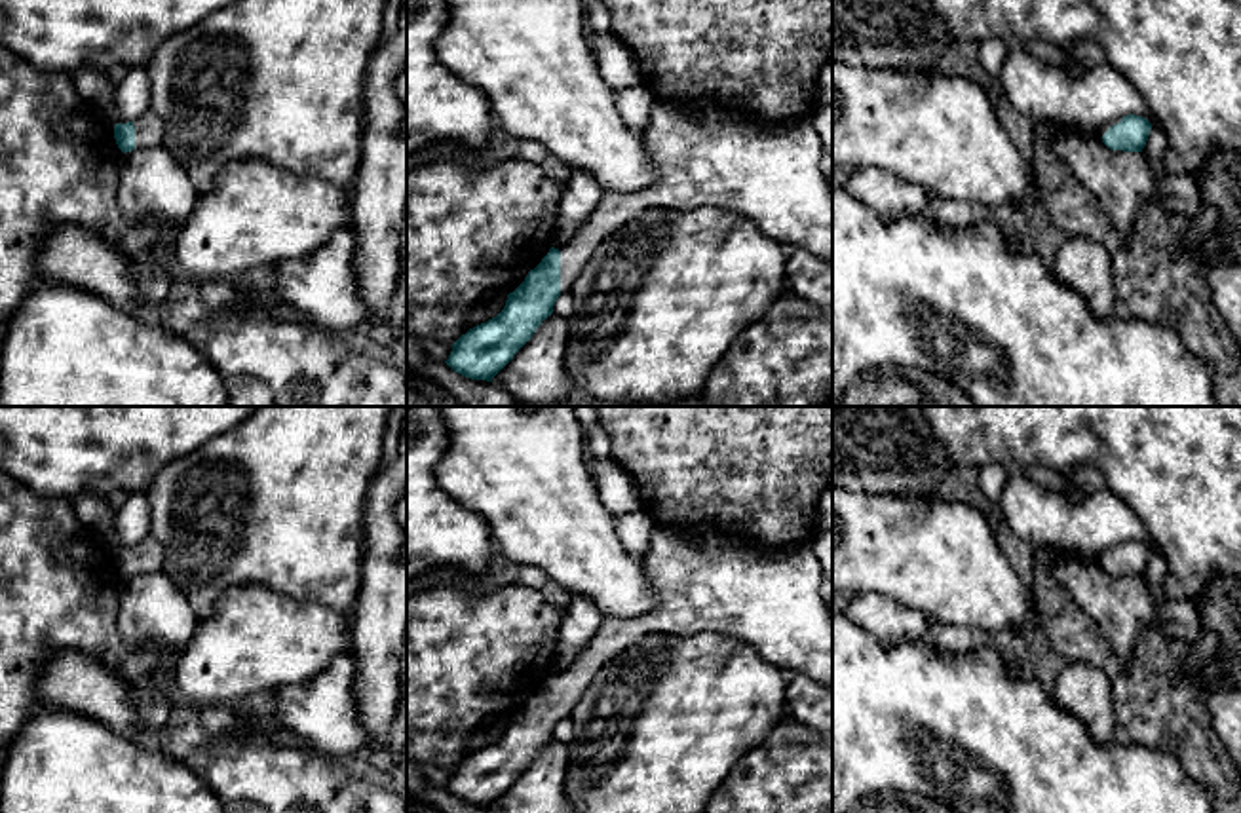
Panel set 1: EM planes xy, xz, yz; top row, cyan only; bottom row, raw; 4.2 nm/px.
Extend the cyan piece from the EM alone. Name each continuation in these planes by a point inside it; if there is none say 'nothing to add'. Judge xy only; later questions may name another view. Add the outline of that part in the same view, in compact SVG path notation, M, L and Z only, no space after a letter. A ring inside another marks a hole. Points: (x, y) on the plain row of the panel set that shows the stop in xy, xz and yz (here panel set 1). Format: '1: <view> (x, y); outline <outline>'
1: xy (149, 555); outline M146 536L135 547L135 576L162 572L165 551L154 536Z

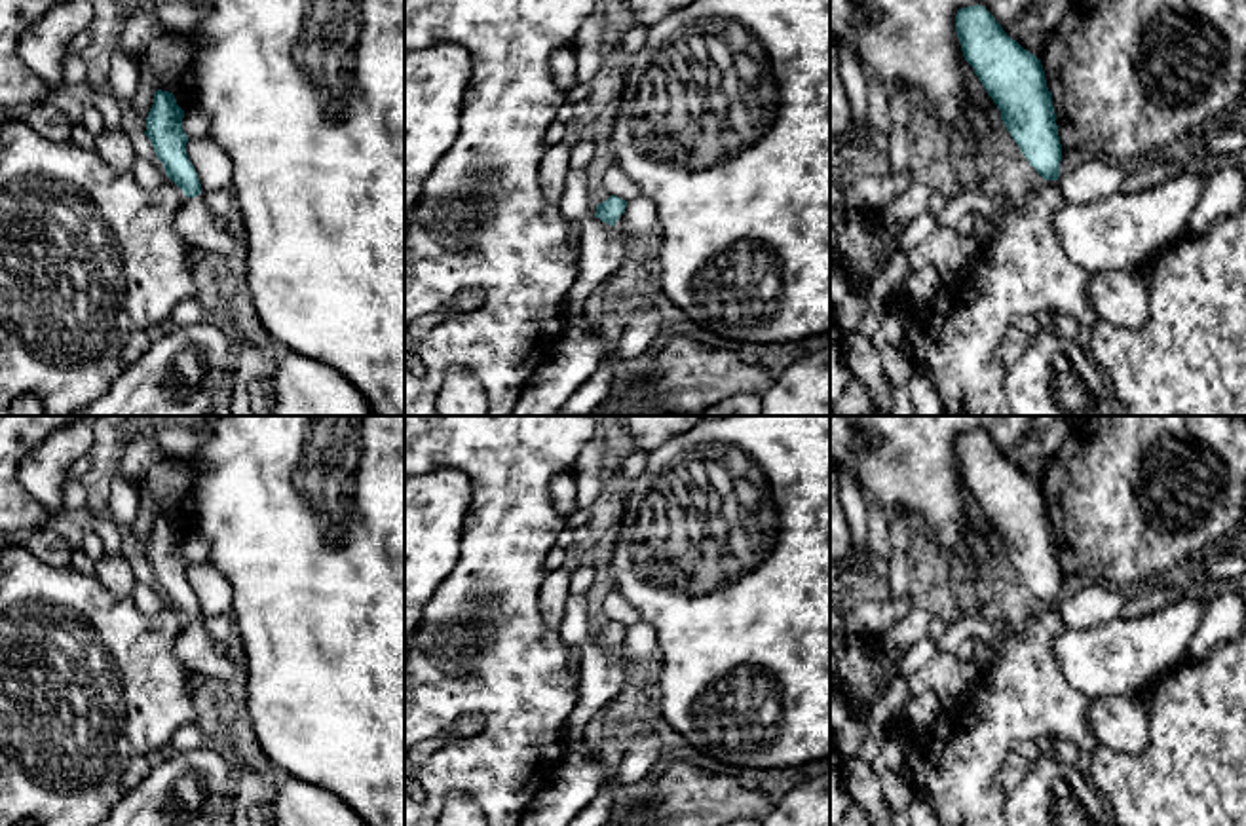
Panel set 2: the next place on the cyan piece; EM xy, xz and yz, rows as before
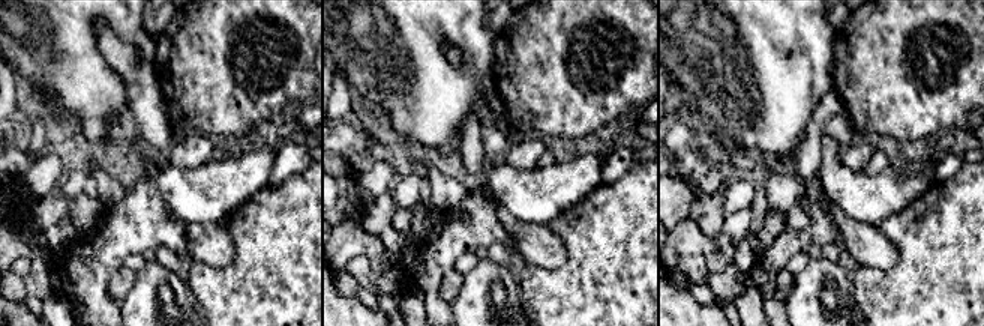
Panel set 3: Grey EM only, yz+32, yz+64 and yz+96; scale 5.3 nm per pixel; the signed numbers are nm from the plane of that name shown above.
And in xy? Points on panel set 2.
1: xy (196, 652); outline M201 621L182 627L173 651L179 665L198 680L228 684L236 670L236 661L211 640Z

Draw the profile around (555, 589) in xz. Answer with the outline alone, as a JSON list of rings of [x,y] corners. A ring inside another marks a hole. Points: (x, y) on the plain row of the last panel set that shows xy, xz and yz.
[[[566,570],[545,573],[539,587],[539,602],[543,623],[555,630],[560,629],[566,613],[566,600],[570,596],[570,575]]]

